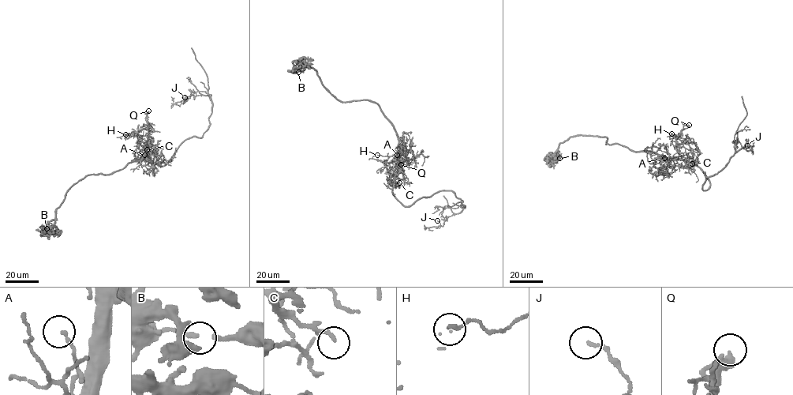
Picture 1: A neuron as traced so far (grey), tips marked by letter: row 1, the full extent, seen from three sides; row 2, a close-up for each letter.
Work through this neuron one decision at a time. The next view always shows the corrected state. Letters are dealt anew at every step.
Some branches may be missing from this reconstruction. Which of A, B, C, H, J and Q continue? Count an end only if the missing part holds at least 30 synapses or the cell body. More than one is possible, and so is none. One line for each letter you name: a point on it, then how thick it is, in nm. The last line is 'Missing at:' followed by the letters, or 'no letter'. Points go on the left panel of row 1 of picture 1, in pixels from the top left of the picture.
Missing at: no letter

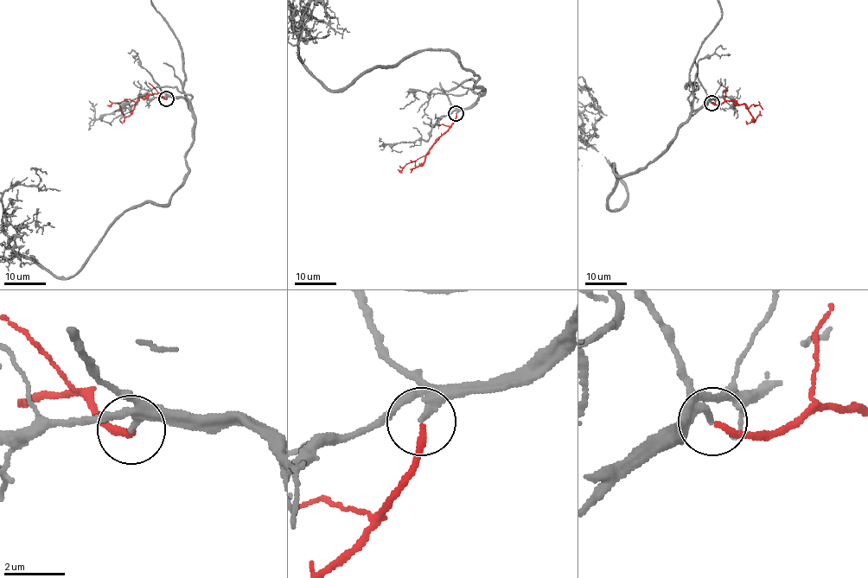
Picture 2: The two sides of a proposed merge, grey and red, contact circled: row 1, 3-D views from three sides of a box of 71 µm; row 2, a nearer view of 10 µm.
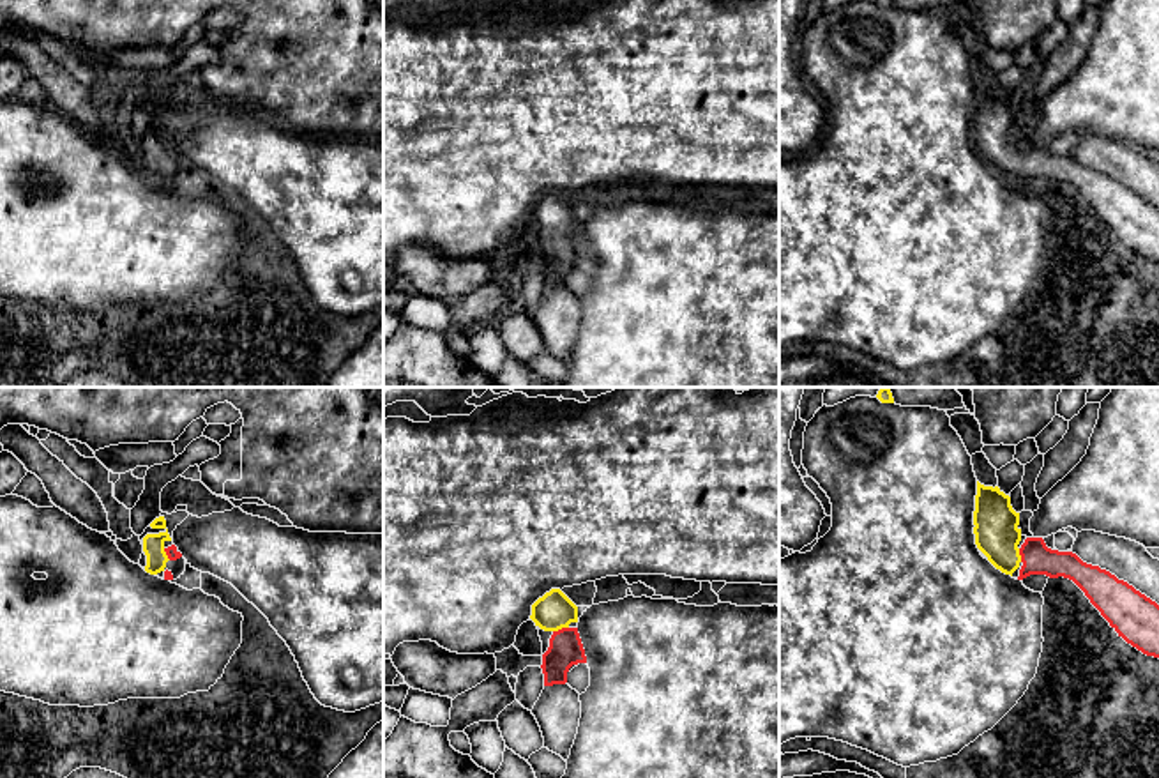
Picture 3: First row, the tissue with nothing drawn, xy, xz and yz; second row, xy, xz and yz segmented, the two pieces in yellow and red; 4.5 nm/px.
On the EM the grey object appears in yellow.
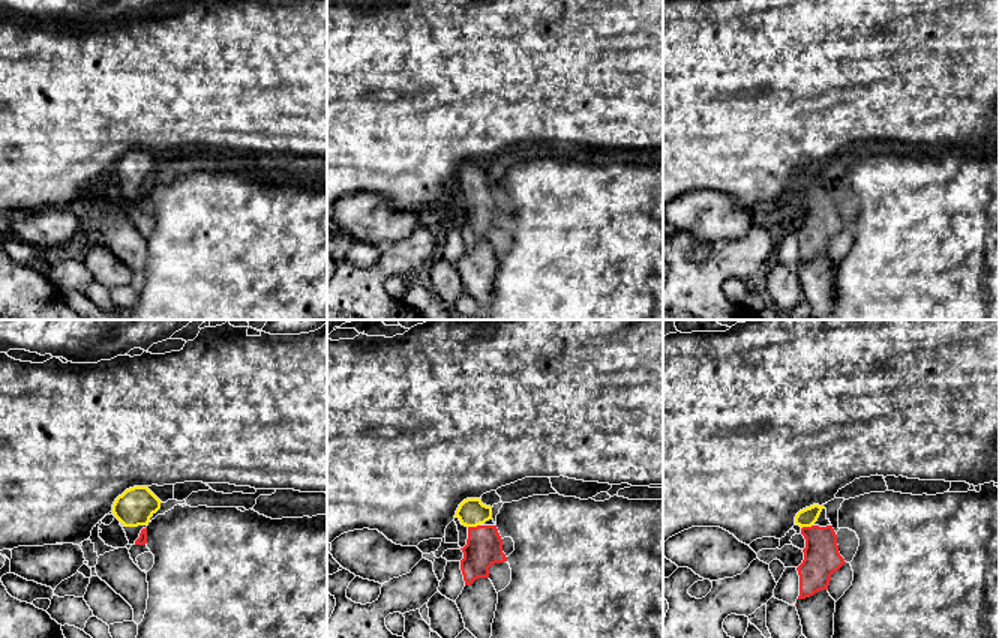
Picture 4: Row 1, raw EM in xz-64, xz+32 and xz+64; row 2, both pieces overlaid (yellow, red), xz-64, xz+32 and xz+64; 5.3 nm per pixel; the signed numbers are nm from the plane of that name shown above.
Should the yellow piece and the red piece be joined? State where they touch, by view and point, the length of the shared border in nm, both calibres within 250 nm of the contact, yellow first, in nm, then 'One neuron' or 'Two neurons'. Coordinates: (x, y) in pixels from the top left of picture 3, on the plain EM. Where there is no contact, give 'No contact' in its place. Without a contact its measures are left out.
Touches yellow at xz (560, 232). Shared border 80 nm. Thickness 170 nm (yellow) against 160 nm. One neuron

